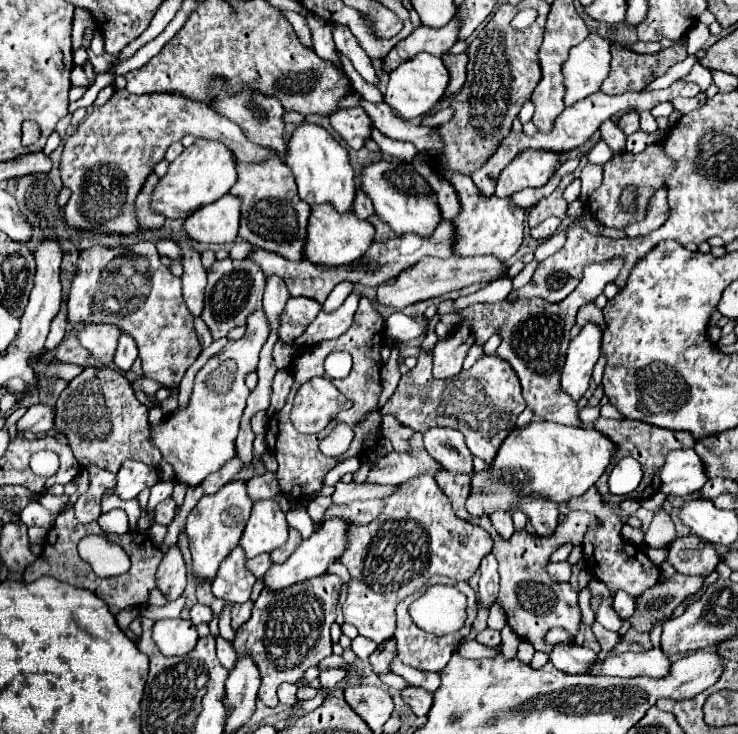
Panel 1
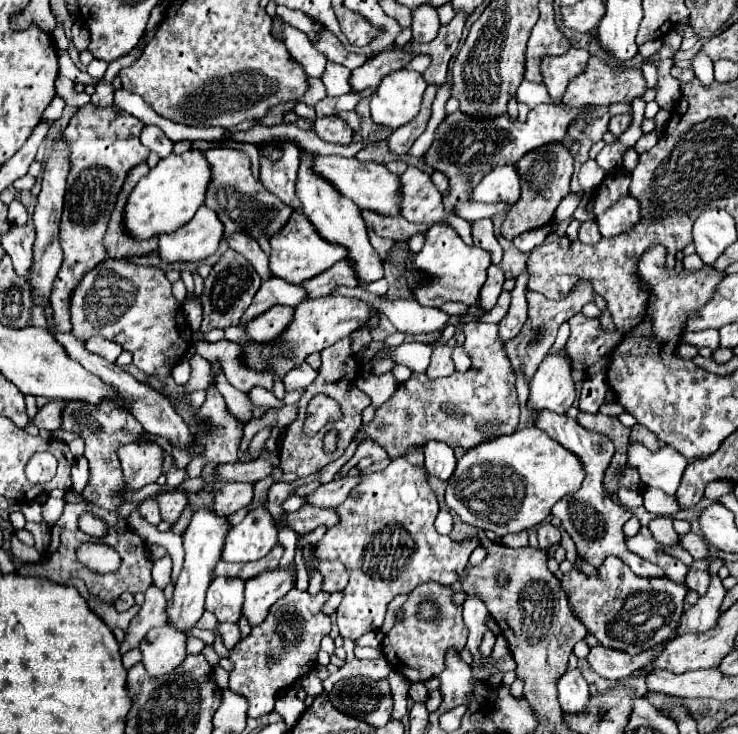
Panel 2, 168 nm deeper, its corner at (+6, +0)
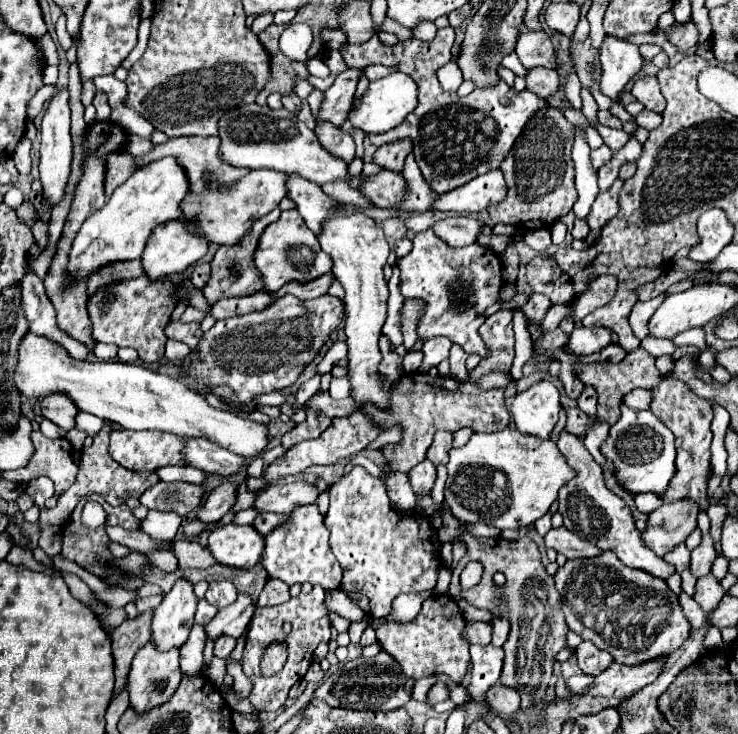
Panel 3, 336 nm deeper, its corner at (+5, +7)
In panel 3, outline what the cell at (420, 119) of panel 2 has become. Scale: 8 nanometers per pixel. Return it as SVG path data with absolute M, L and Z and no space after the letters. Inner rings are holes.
M397 140L393 144L377 148L377 152L373 154L373 162L383 170L403 172L403 164L409 152L411 152L411 140Z

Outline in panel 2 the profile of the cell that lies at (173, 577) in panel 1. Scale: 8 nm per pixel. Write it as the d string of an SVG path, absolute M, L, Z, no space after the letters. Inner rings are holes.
M150 585L144 595L146 595L146 601L144 601L140 613L132 619L130 629L126 633L126 639L120 645L122 653L126 653L132 647L138 647L142 637L152 627L166 625L166 597L164 597L164 591L160 587L156 587L156 585Z

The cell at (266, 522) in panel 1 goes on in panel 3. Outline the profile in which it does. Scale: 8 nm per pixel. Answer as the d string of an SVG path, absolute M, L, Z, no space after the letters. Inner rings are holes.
M225 524L209 534L207 548L217 564L253 568L263 552L263 536L253 526Z

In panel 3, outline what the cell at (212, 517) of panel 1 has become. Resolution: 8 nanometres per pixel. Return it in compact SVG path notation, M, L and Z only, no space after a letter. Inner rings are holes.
M177 580L173 590L163 596L163 602L153 612L151 642L163 652L181 648L193 626L195 608L197 598L193 594L193 584L187 580Z

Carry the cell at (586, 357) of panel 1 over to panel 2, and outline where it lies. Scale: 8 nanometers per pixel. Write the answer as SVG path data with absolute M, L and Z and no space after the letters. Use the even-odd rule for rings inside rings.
M562 347L558 353L548 355L534 373L528 399L528 409L532 409L534 415L538 409L566 413L576 399L572 365L564 351L566 347Z

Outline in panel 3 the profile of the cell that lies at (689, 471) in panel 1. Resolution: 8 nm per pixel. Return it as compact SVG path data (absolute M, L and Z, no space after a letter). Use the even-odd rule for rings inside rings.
M621 406L619 420L609 428L607 440L601 444L601 454L615 466L615 482L629 494L663 494L669 480L675 476L675 438L669 428L649 410L639 412Z

